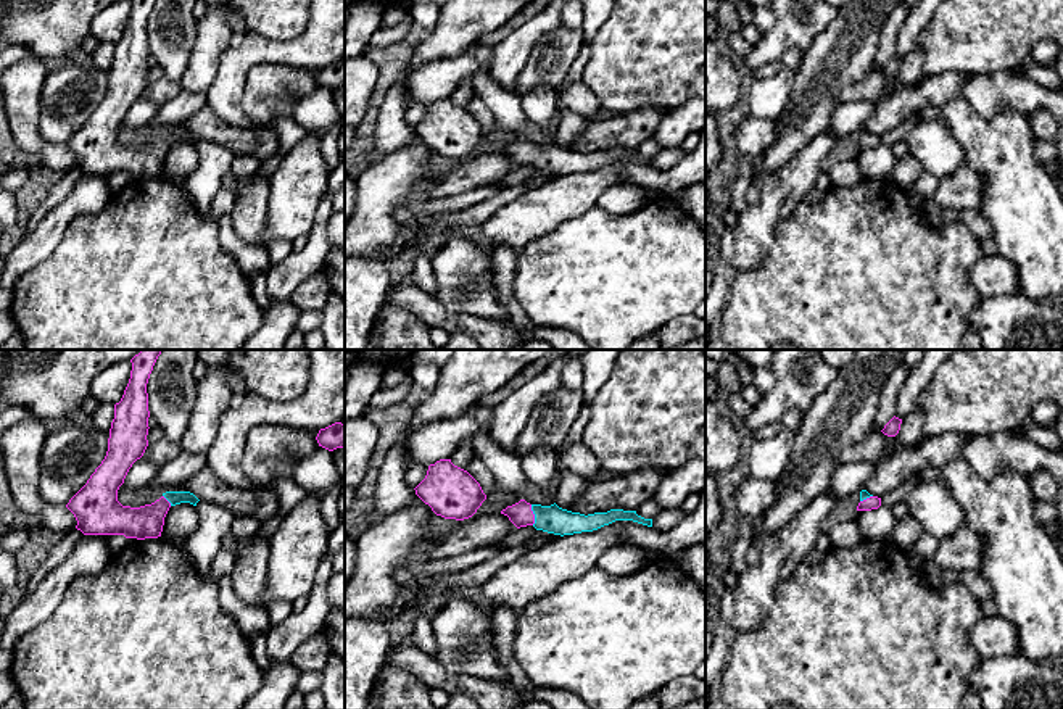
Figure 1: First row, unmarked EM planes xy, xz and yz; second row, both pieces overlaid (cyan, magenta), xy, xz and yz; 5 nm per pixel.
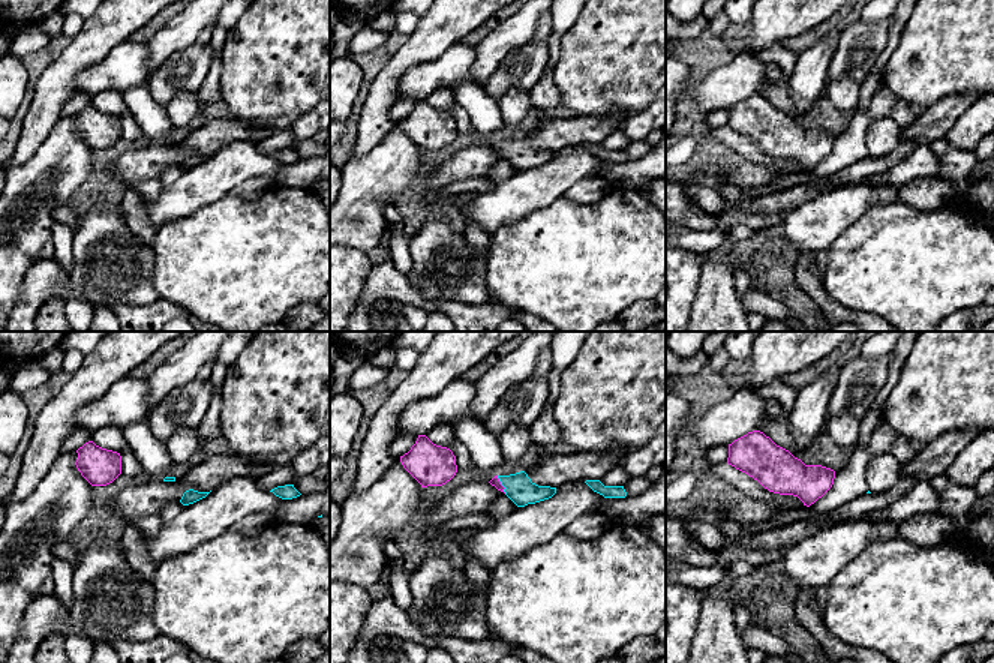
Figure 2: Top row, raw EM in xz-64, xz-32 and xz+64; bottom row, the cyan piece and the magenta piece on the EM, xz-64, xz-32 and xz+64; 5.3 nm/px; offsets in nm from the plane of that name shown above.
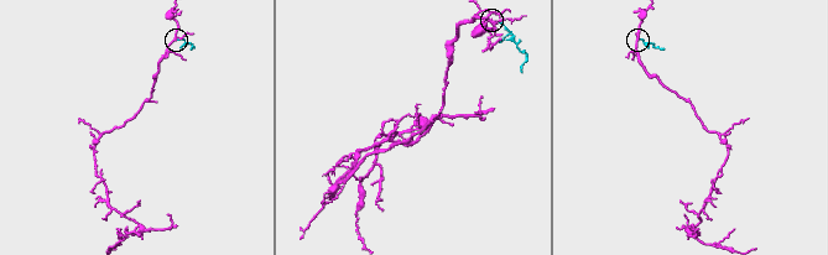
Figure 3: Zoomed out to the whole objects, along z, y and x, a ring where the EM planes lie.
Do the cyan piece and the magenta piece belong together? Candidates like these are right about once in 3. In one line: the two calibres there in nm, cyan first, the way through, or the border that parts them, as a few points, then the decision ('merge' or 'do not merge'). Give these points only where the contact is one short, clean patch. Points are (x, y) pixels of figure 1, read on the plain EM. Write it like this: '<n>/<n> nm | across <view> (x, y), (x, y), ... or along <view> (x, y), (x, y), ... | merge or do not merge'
140/120 nm | across xz (553, 158), (540, 157), (533, 152), (521, 153) | merge

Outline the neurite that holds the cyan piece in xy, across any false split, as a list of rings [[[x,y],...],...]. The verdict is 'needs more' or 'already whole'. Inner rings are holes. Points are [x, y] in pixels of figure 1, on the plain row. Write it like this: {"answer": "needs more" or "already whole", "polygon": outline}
{"answer": "needs more", "polygon": [[[130,0],[129,23],[110,68],[108,90],[87,122],[69,139],[66,147],[74,153],[84,174],[124,174],[126,177],[161,176],[164,156],[171,145],[200,140],[190,131],[166,131],[159,139],[140,147],[122,145],[118,129],[132,103],[148,85],[148,32],[147,23],[156,0]]]}

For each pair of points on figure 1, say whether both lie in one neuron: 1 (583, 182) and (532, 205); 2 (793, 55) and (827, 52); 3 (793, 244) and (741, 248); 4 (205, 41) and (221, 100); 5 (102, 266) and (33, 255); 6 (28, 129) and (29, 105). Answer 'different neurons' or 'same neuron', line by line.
1: same neuron
2: different neurons
3: different neurons
4: different neurons
5: different neurons
6: same neuron

